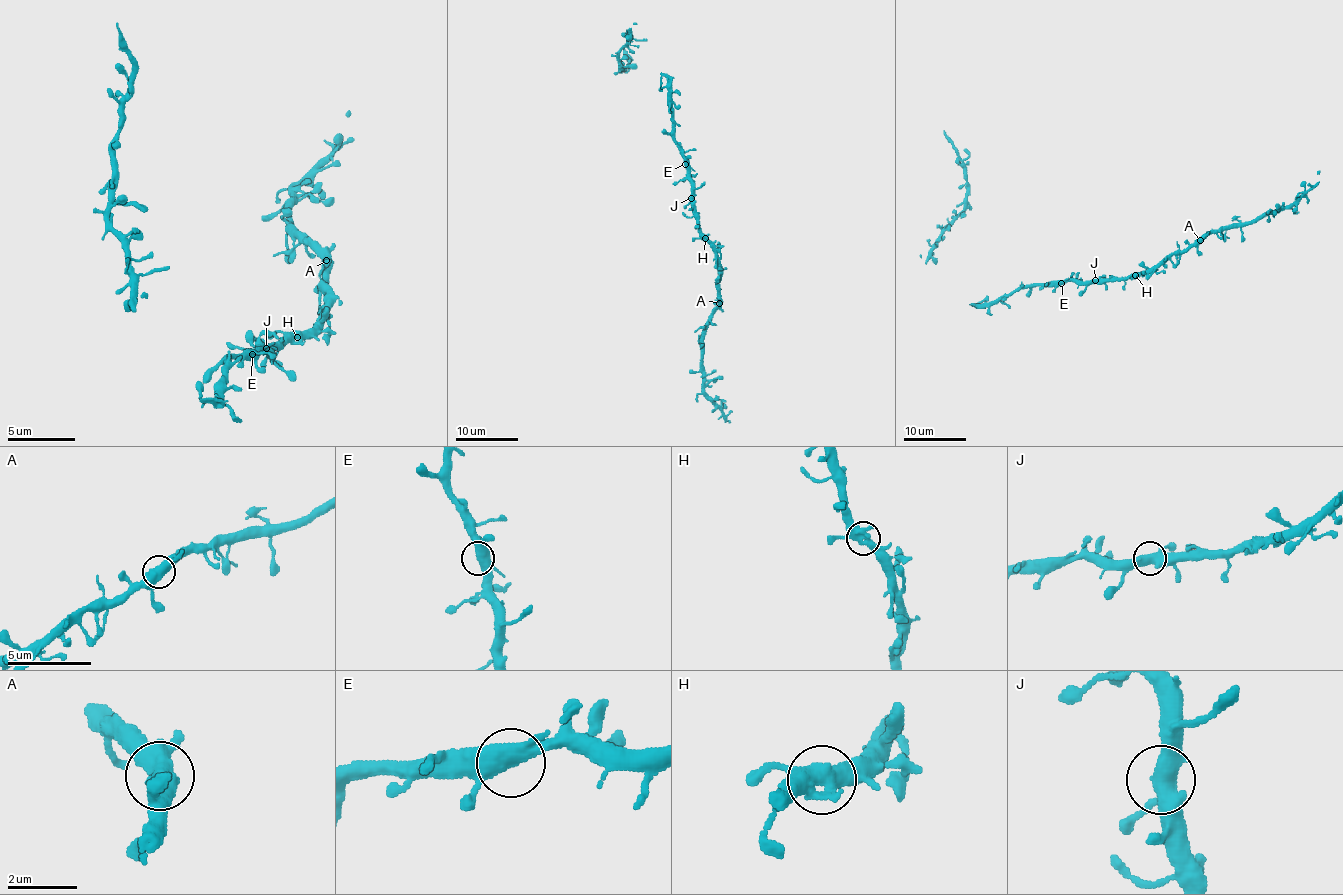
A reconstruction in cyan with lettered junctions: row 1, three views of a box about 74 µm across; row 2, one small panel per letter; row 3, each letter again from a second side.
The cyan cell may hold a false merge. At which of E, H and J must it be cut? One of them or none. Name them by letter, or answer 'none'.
none

